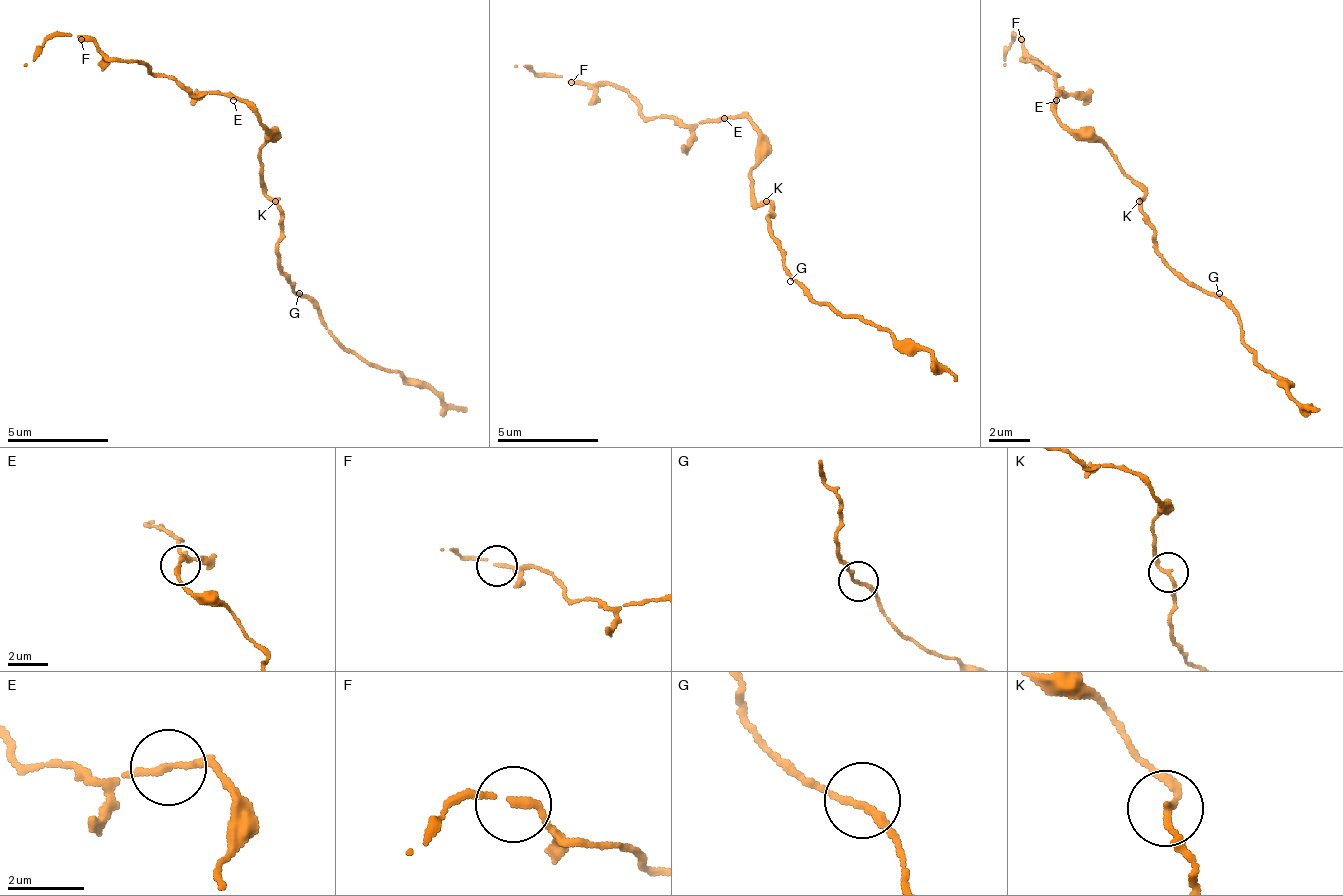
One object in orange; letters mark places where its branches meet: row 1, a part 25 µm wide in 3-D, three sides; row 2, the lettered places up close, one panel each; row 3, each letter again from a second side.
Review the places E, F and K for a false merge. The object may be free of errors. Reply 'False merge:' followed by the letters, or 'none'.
False merge: none

